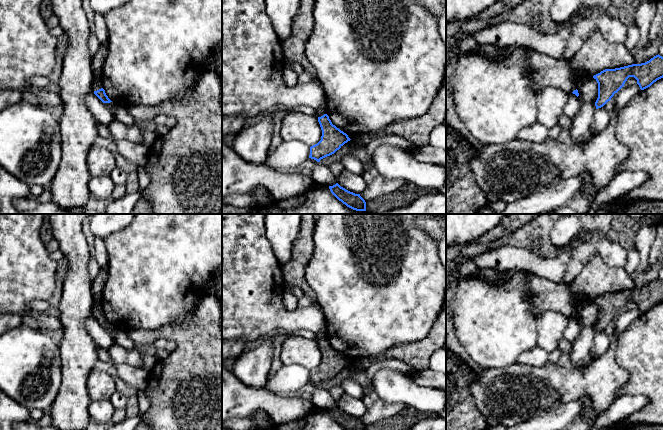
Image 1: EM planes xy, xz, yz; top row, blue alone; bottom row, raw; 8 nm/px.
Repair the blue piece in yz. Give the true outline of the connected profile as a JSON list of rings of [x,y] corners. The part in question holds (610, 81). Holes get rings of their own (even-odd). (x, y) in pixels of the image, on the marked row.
[[[659,54],[641,64],[605,69],[593,76],[598,83],[596,109],[603,107],[625,84],[629,77],[637,80],[641,90],[663,78],[663,57]]]

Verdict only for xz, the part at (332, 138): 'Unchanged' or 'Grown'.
Unchanged

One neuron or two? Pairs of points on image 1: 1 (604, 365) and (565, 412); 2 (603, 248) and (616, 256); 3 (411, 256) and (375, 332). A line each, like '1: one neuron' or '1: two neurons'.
1: two neurons
2: one neuron
3: one neuron

